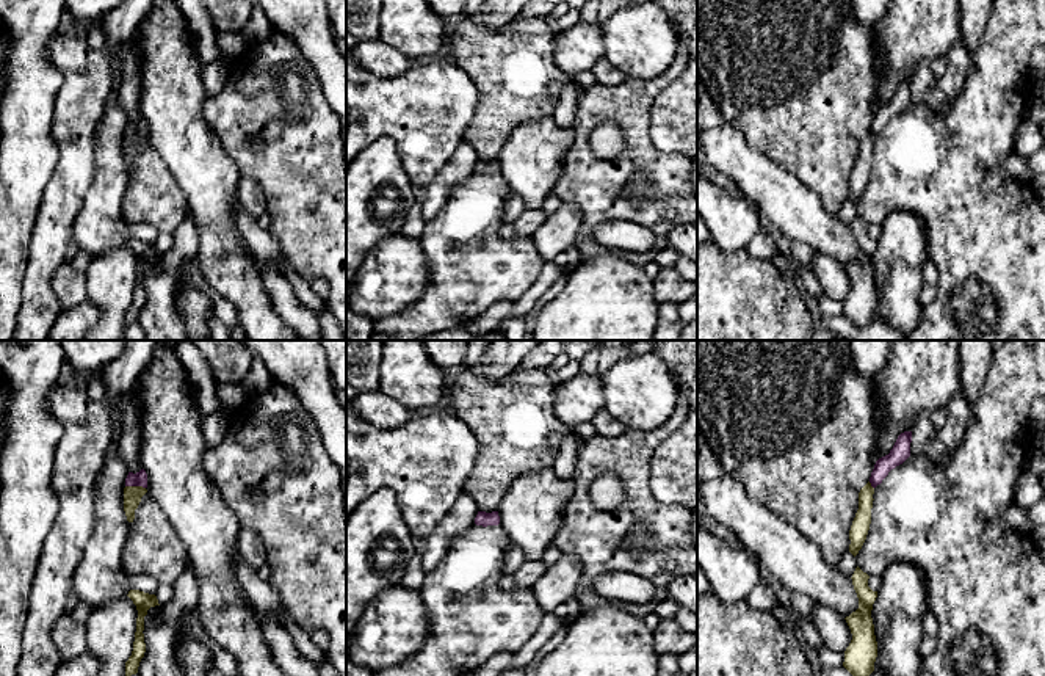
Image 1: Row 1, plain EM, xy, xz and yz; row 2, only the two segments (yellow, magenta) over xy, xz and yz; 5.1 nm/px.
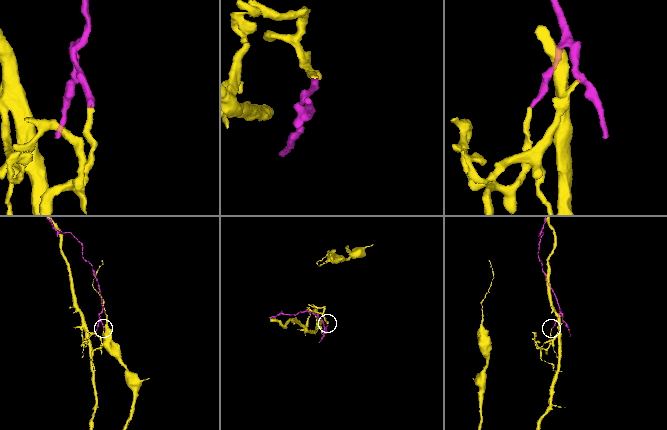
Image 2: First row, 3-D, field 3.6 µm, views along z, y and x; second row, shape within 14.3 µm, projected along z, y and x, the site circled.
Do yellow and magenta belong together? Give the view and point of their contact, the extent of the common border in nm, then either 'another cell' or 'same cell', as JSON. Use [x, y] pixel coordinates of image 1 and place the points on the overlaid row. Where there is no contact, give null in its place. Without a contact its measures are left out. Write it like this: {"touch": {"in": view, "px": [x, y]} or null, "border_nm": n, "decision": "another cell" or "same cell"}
{"touch": {"in": "xy", "px": [135, 487]}, "border_nm": 110, "decision": "another cell"}

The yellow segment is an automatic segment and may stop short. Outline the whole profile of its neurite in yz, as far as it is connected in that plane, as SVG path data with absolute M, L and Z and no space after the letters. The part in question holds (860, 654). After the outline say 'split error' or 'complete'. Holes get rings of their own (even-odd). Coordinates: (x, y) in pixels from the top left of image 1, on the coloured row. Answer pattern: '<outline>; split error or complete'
M859 566L851 579L859 598L859 609L844 618L851 629L852 640L844 651L843 667L852 676L870 676L874 671L874 662L877 657L877 641L871 618L877 591L873 591L868 587L870 576Z; complete

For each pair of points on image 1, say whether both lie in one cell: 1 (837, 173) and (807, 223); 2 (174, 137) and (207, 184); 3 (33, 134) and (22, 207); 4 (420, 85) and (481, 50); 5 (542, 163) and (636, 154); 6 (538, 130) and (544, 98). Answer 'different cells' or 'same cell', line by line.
1: different cells
2: same cell
3: same cell
4: different cells
5: different cells
6: different cells

